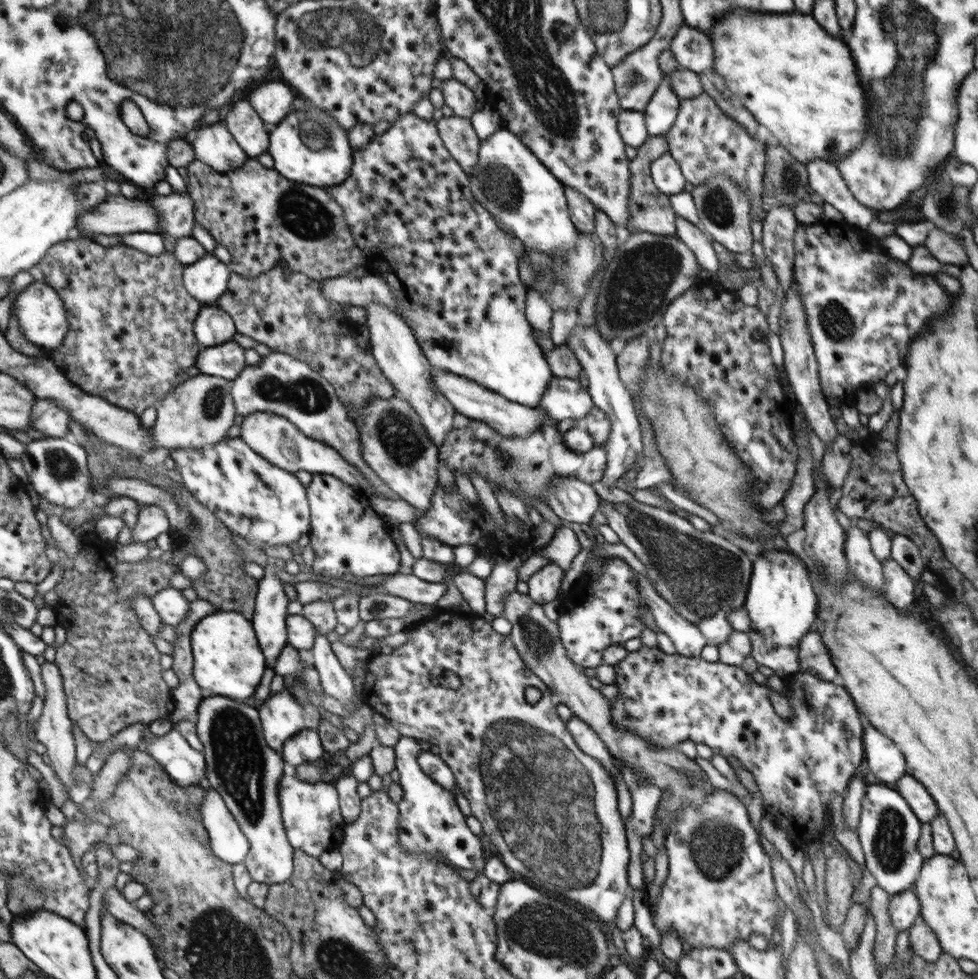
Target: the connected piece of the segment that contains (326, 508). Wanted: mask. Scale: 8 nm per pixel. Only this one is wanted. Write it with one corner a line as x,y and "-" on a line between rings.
313,474
312,480
306,487
306,498
310,509
310,538
309,545
314,550
314,574
339,578
343,574
352,574
358,578
378,576
378,574
396,574
400,570
400,551
395,545
388,523
380,517
371,506
365,495
342,483
332,476

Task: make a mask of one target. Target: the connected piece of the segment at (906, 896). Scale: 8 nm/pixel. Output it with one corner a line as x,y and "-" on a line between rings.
906,890
901,895
892,895
888,909
888,917
898,933
909,931
921,917
920,901
914,890

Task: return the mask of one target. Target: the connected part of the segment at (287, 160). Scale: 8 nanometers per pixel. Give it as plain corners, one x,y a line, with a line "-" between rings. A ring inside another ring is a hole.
294,108
278,124
270,127
268,153
274,160
273,169
284,178
314,187
341,184
351,174
355,155
349,141
349,132
325,110

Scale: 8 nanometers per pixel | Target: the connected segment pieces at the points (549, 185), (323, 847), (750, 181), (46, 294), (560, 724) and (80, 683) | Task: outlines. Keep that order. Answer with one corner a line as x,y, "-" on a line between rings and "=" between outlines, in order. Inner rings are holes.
500,128
485,141
481,141
478,162
471,170
469,184
474,198
524,242
526,251
542,251
553,257
560,251
575,249
578,230
568,214
564,185
513,132
=
285,763
278,792
286,834
296,851
302,851
318,859
324,851
338,850
339,844
342,844
346,822
341,815
335,785
324,781
310,784
298,780
295,776
295,767
=
702,92
694,98
682,99
676,120
664,137
669,144
667,152
676,159
684,178
694,188
715,176
729,176
737,181
742,193
746,193
751,218
762,220
763,223
767,215
762,207
766,144
752,137
744,126
726,115
708,93
=
34,281
23,291
20,291
12,303
11,310
18,318
19,330
29,342
39,345
47,350
61,346
66,336
69,322
59,294
52,285
44,281
=
453,612
450,617
446,616
444,618
432,615
410,627
406,632
409,634
407,642
393,648
391,654
375,654
368,659
367,676
363,684
364,693
362,695
364,704
370,705
374,712
386,717
401,736
409,737
416,743
426,741
431,745
439,746
441,750
439,756
451,768
457,785
468,799
471,814
481,822
483,832
498,849
500,860
516,879
520,876
526,876
526,880
530,880
530,884
538,884
538,888
546,888
546,892
558,892
558,896
563,896
568,901
578,903
578,908
586,908
596,914
601,922
614,923
616,916
618,916
618,908
622,906
622,902
626,900
626,894
629,893
627,871
631,852
628,848
625,821
618,811
615,782
607,768
599,760
580,750
573,736
568,732
565,722
558,717
558,713
556,713
557,701
549,693
548,686
526,667
512,639
494,631
491,623
484,621
482,615
466,616
457,612
-
435,671
439,673
440,678
455,674
460,679
460,687
452,689
434,684
432,682
432,672
-
528,686
534,686
542,693
535,704
526,701
524,694
526,694
=
96,532
82,533
78,536
82,543
75,556
67,556
55,544
54,538
46,539
49,545
49,559
60,561
64,566
64,575
53,589
60,600
54,605
58,624
67,631
67,641
57,647
55,664
63,678
64,692
67,698
68,716
76,722
89,740
105,741
127,726
139,723
153,723
158,718
168,718
170,688
162,680
160,651
152,644
150,636
141,624
134,609
133,600
145,594
152,598
158,592
170,587
170,578
176,573
171,564
148,557
137,563
126,564
110,558
110,546
102,541

